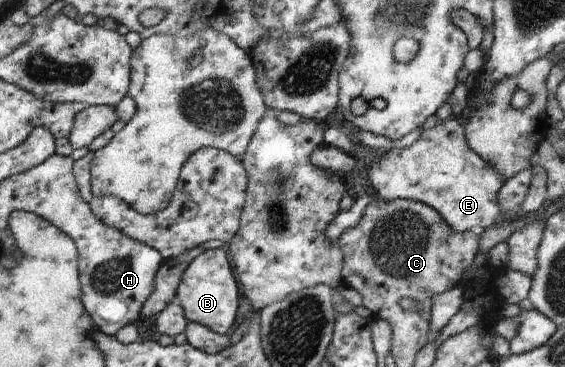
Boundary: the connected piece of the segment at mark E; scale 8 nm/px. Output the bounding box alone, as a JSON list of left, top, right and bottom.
[368,117,504,233]

